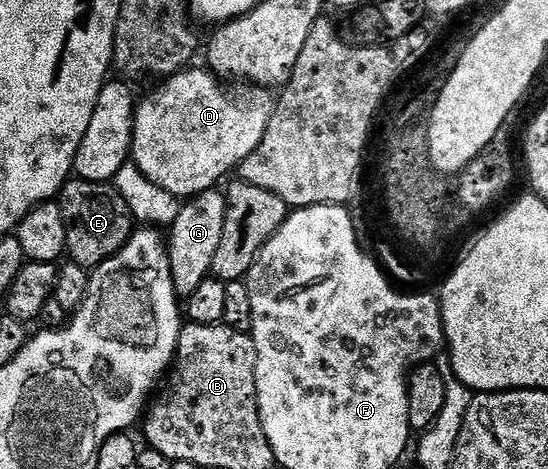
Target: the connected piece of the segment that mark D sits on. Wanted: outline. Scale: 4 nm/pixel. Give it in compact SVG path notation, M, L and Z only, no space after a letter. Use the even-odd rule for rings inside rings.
M202 66L194 67L176 71L166 81L160 82L163 84L152 93L151 99L144 103L142 100L136 106L135 128L131 138L130 158L141 173L183 201L201 194L202 191L218 188L219 182L230 171L232 174L245 161L245 157L249 157L249 153L257 149L257 145L261 145L277 102L276 96L270 90L255 89L246 103L245 100L230 95L225 88L219 87L221 79L214 71Z

